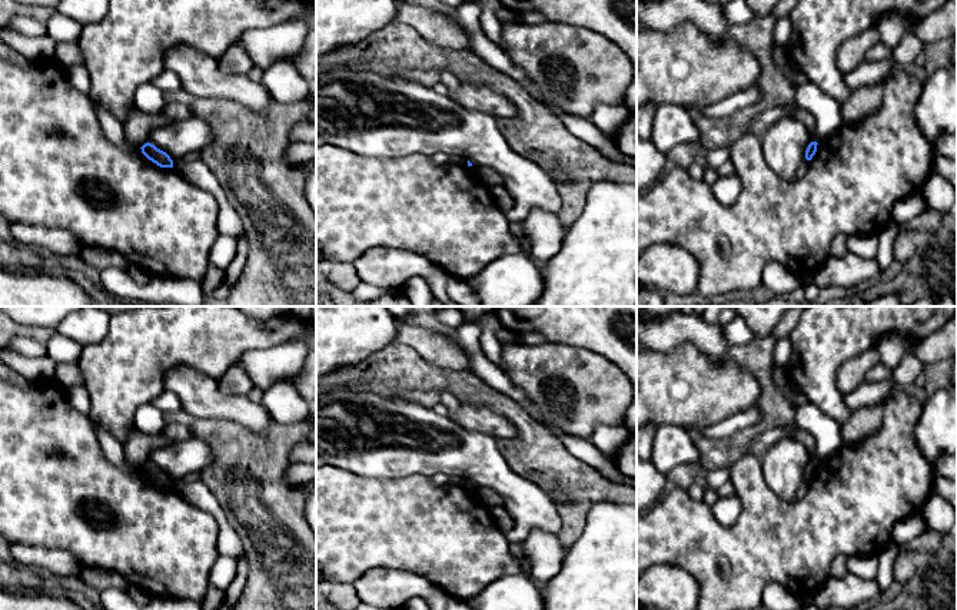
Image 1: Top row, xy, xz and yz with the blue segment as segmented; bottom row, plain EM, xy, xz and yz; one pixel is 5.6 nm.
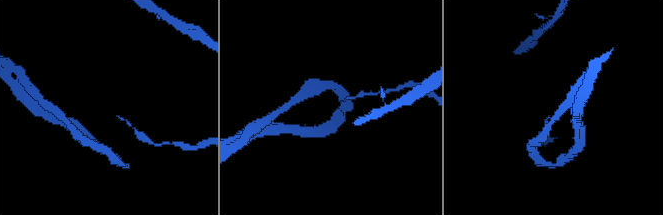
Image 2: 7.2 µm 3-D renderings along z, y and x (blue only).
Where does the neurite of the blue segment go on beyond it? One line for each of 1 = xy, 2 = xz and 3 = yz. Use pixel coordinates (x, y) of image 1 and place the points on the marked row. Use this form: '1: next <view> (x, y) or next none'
1: next none
2: next none
3: next none

